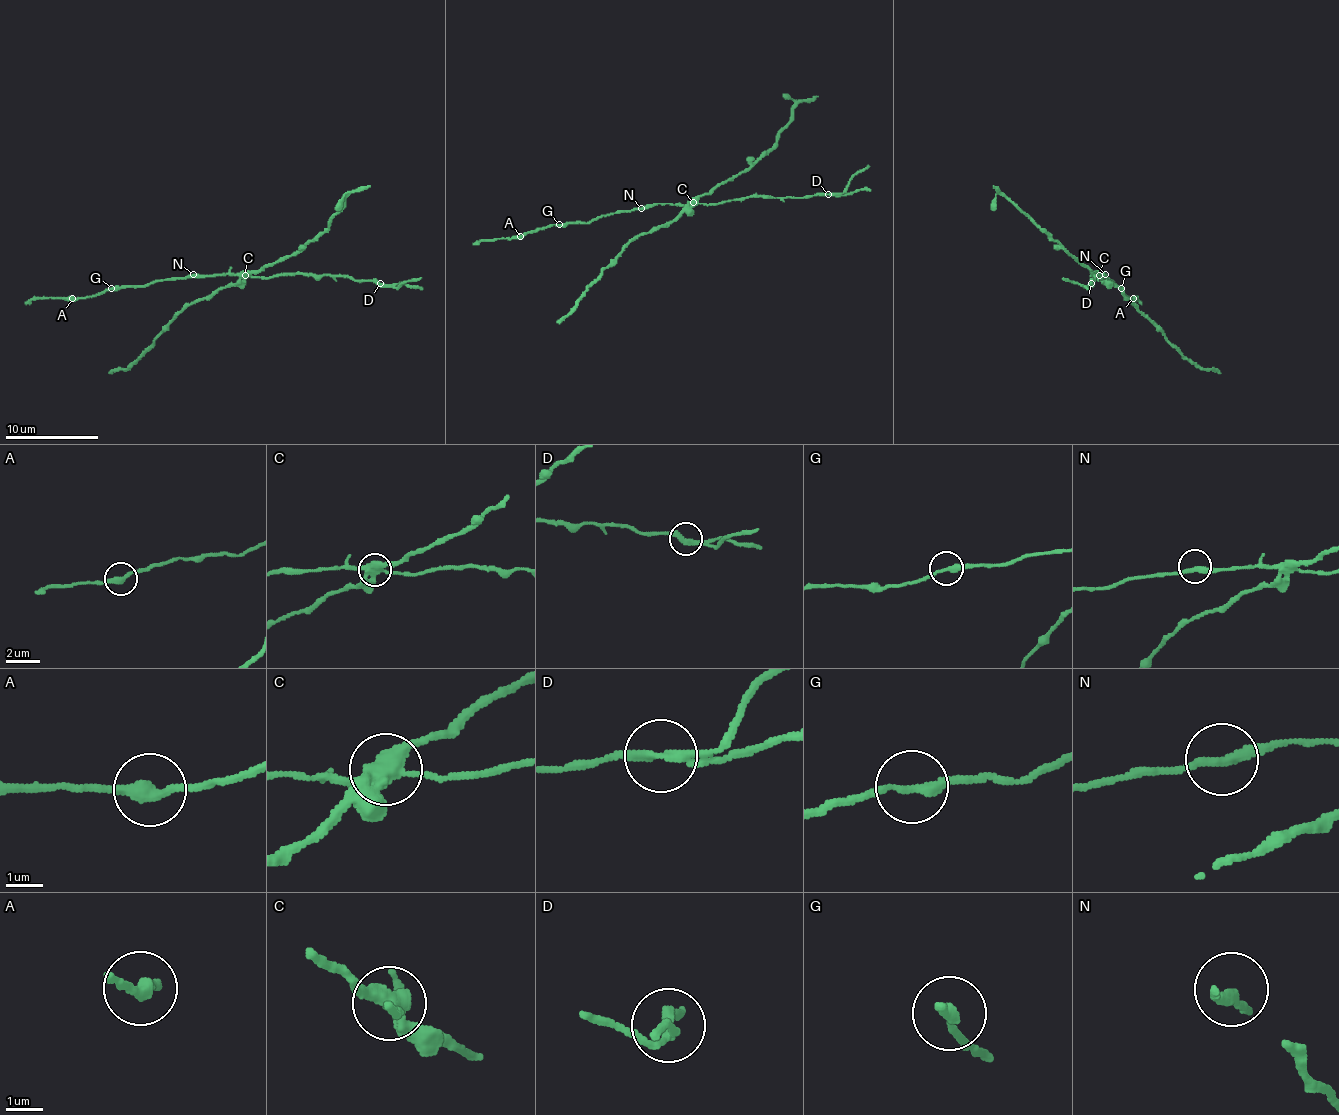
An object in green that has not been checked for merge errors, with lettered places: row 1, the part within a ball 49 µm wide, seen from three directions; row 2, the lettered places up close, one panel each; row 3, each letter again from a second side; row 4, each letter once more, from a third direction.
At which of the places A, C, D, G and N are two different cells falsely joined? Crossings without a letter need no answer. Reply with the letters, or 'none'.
C, D

